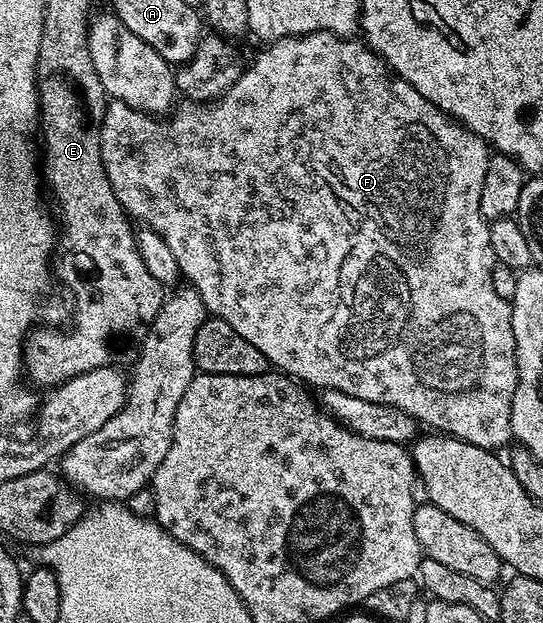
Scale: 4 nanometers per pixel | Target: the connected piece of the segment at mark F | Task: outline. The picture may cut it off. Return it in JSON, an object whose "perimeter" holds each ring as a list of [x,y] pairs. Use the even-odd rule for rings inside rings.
{"perimeter":[[[320,32],[278,39],[265,44],[262,49],[264,50],[253,59],[252,66],[250,63],[237,82],[220,97],[203,104],[184,103],[180,110],[177,108],[167,119],[161,119],[159,116],[150,113],[143,113],[134,107],[126,107],[126,103],[121,101],[109,100],[105,104],[104,118],[100,128],[102,163],[106,167],[106,175],[110,179],[110,187],[114,191],[118,203],[133,222],[153,229],[166,241],[174,259],[178,259],[178,267],[183,280],[196,289],[207,312],[213,317],[230,323],[230,327],[234,331],[238,331],[238,335],[242,335],[242,339],[254,343],[254,347],[258,347],[258,351],[262,351],[262,355],[266,355],[269,366],[275,367],[279,372],[303,383],[305,386],[317,385],[317,390],[320,391],[337,389],[346,395],[354,395],[354,399],[370,399],[370,403],[382,403],[390,407],[398,407],[398,411],[406,411],[406,415],[410,415],[421,426],[429,425],[432,428],[429,430],[435,431],[437,434],[457,437],[460,441],[474,443],[474,447],[493,451],[500,451],[500,448],[503,450],[512,437],[510,411],[518,383],[518,363],[516,362],[516,348],[514,347],[512,306],[509,301],[502,299],[502,295],[498,295],[498,291],[494,291],[492,269],[498,262],[490,247],[489,222],[484,220],[480,210],[482,179],[486,179],[490,146],[478,135],[474,135],[474,131],[470,131],[465,125],[461,125],[452,117],[447,117],[442,110],[434,107],[434,103],[430,103],[430,99],[418,95],[418,91],[409,81],[402,81],[395,76],[393,70],[384,64],[384,58],[372,52],[363,40],[336,37],[332,33]]]}

